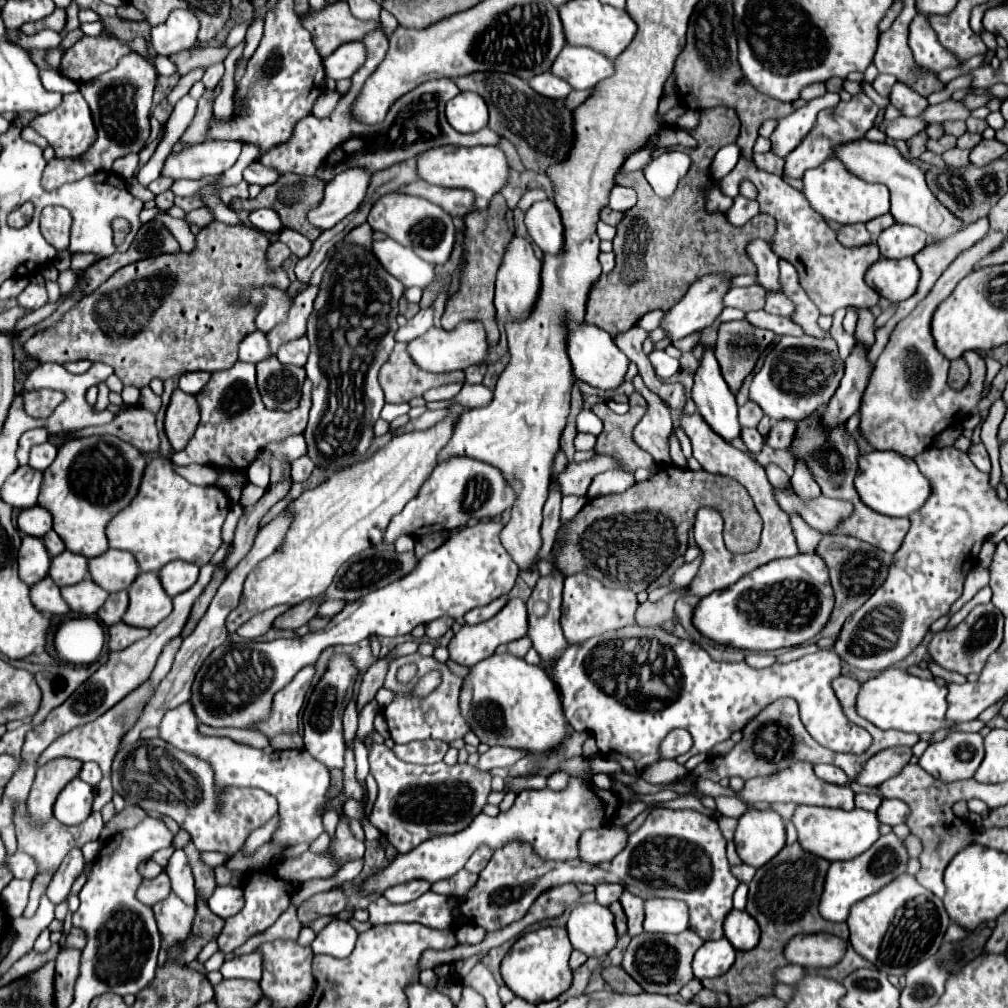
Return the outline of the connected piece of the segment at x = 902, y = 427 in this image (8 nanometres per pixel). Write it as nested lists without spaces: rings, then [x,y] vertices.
[[[989,232],[983,240],[961,252],[939,276],[927,298],[919,302],[917,308],[897,324],[897,330],[893,330],[889,344],[877,360],[875,372],[869,380],[861,404],[861,432],[877,450],[893,450],[913,458],[921,450],[927,450],[943,430],[959,424],[967,414],[971,414],[979,406],[983,398],[983,382],[987,372],[985,360],[977,356],[977,352],[973,352],[971,378],[967,386],[961,390],[953,390],[947,384],[949,360],[937,350],[935,340],[931,336],[931,318],[937,306],[959,284],[959,280],[965,278],[975,268],[975,264],[999,250],[1003,242],[1005,236],[1001,232]]]

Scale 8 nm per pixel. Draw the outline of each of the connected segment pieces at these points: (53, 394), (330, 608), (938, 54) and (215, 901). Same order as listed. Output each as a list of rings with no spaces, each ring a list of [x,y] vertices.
[[[31,390],[23,392],[23,406],[25,412],[33,418],[47,418],[51,412],[65,400],[65,394],[59,390]]]
[[[327,600],[318,608],[317,614],[319,616],[335,616],[343,606],[345,606],[345,602],[341,602],[341,600]]]
[[[926,16],[913,19],[909,31],[909,46],[913,50],[915,62],[931,72],[941,72],[945,68],[959,68],[963,62],[937,40],[935,30],[929,25]]]
[[[217,886],[209,898],[209,908],[221,918],[235,916],[243,908],[243,890],[233,886]]]

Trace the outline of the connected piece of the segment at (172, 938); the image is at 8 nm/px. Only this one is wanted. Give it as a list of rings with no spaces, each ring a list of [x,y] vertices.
[[[171,890],[169,896],[153,906],[158,930],[163,936],[163,944],[158,954],[158,966],[163,966],[167,958],[167,948],[189,934],[189,926],[195,916],[195,906],[187,906]]]

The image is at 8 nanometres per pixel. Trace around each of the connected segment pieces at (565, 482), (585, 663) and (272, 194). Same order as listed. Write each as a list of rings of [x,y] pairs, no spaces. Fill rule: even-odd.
[[[593,456],[591,460],[581,462],[581,464],[571,462],[567,466],[567,470],[563,470],[557,476],[559,492],[561,492],[561,496],[569,496],[569,494],[585,496],[593,476],[599,472],[605,472],[605,470],[613,470],[613,468],[617,468],[617,462],[613,458],[605,458],[605,456],[597,456],[597,458]]]
[[[627,626],[581,644],[569,642],[549,666],[549,676],[561,690],[565,718],[571,728],[593,734],[601,756],[619,762],[625,774],[637,778],[641,778],[645,768],[663,760],[659,744],[671,730],[685,728],[693,736],[693,748],[675,758],[679,764],[685,764],[691,756],[729,740],[735,730],[741,730],[769,702],[793,694],[797,694],[803,724],[821,746],[861,754],[871,744],[869,732],[853,726],[837,702],[831,682],[841,676],[841,658],[829,650],[805,654],[789,664],[755,670],[745,662],[715,662],[699,644],[675,638],[663,628]],[[653,640],[661,644],[657,648],[657,660],[663,660],[661,690],[653,686],[653,662],[639,664],[637,660],[639,648],[653,644]]]
[[[285,174],[285,178],[279,178],[275,184],[265,186],[256,198],[250,200],[234,198],[228,206],[234,211],[250,212],[260,208],[271,208],[279,214],[281,224],[285,228],[293,228],[293,230],[305,234],[309,240],[315,240],[321,234],[321,230],[313,230],[313,226],[309,226],[309,222],[305,222],[305,210],[309,210],[309,206],[317,206],[323,188],[325,188],[325,182],[317,182],[317,178],[297,178],[297,174]]]

